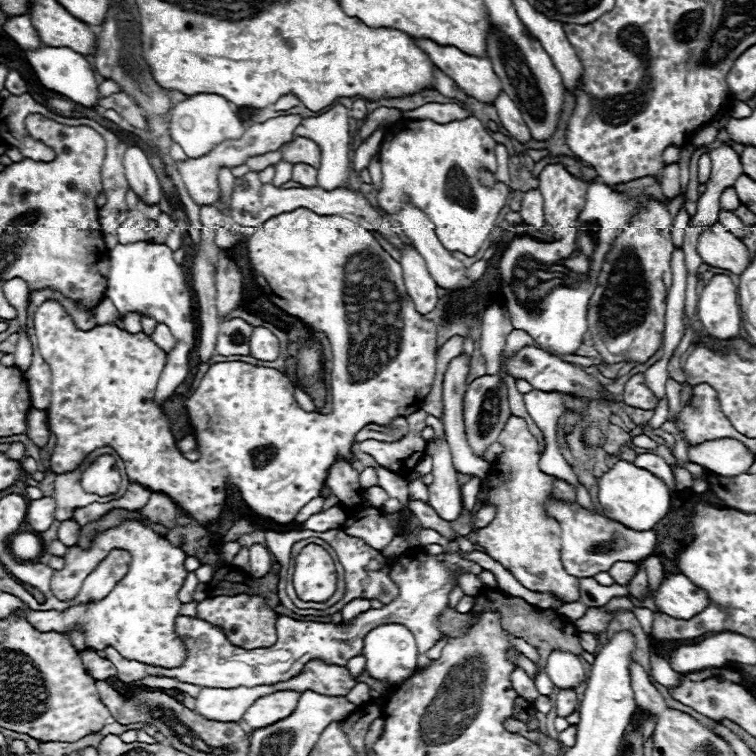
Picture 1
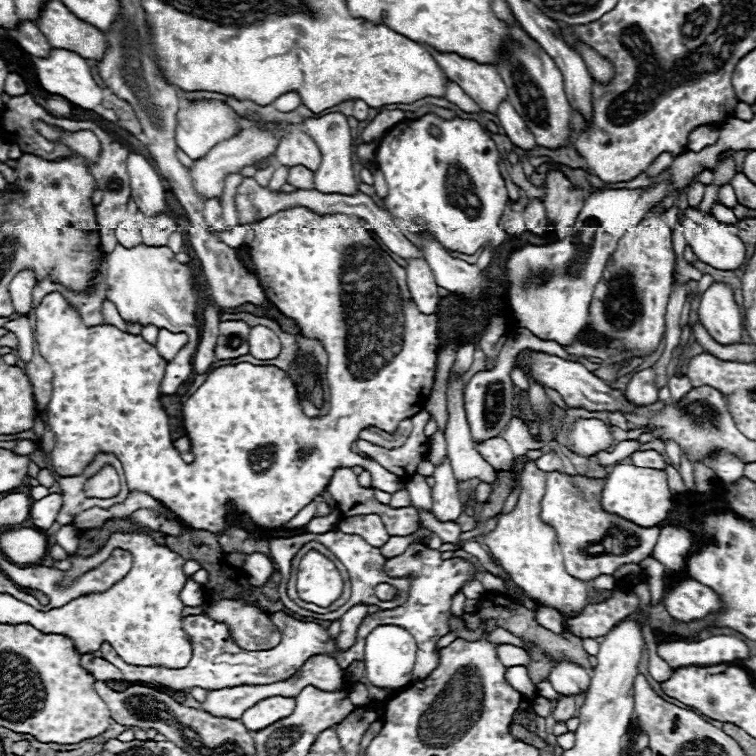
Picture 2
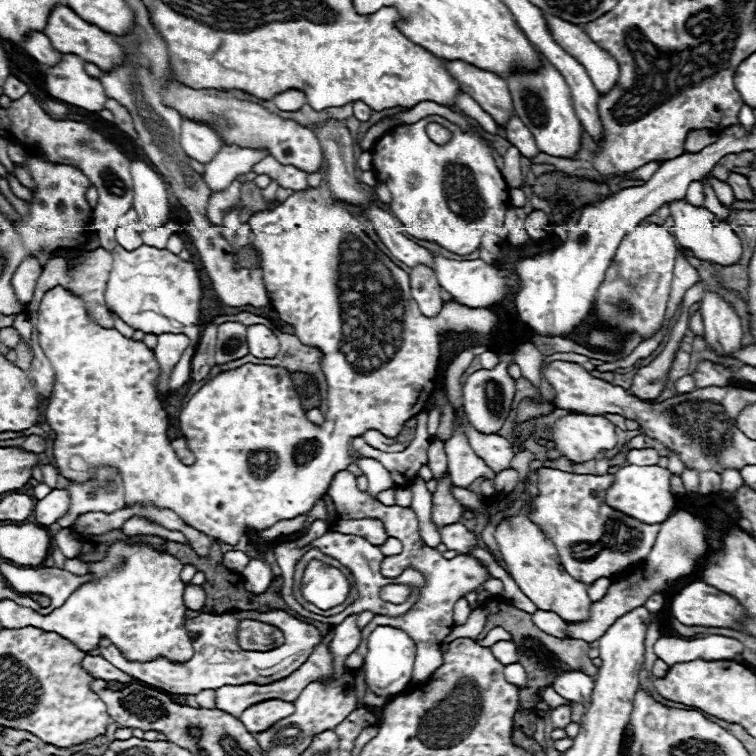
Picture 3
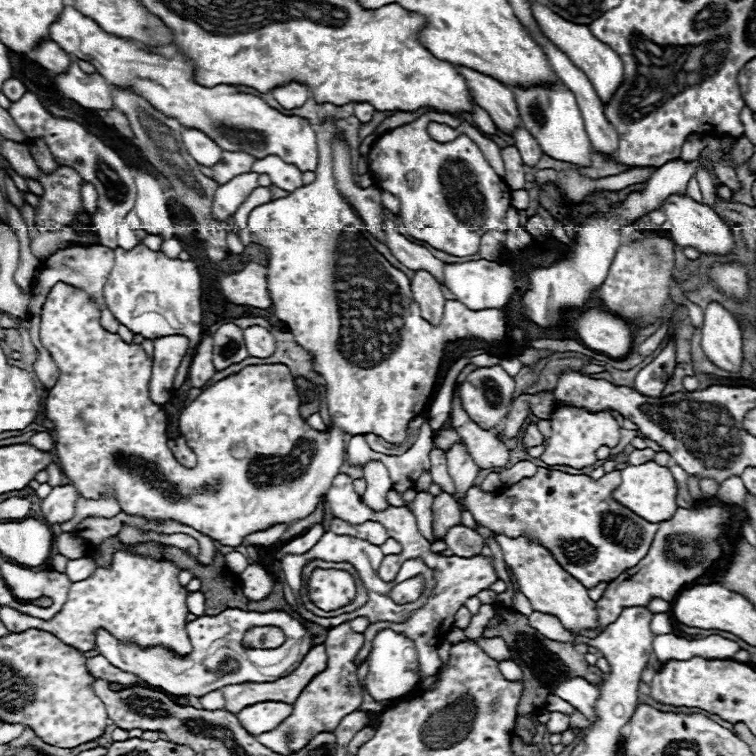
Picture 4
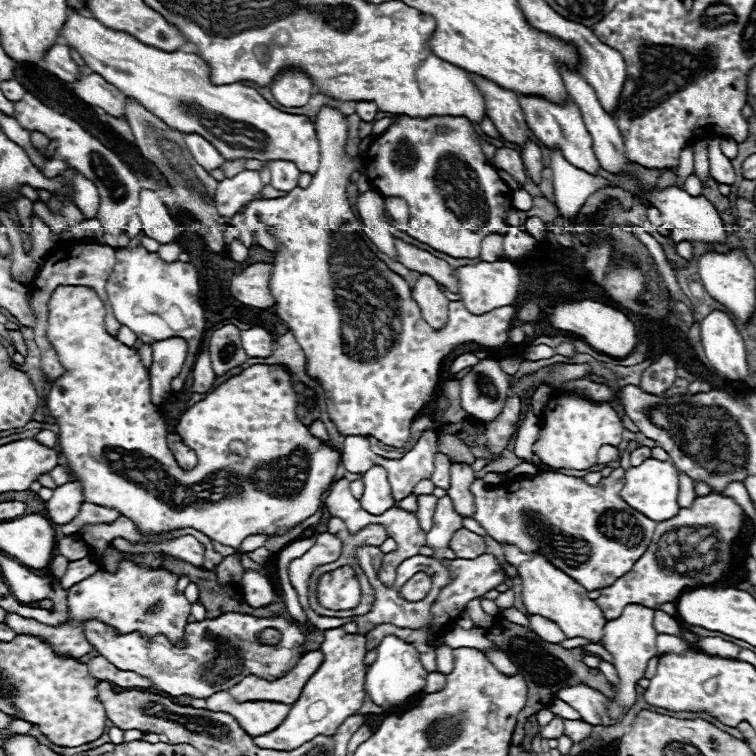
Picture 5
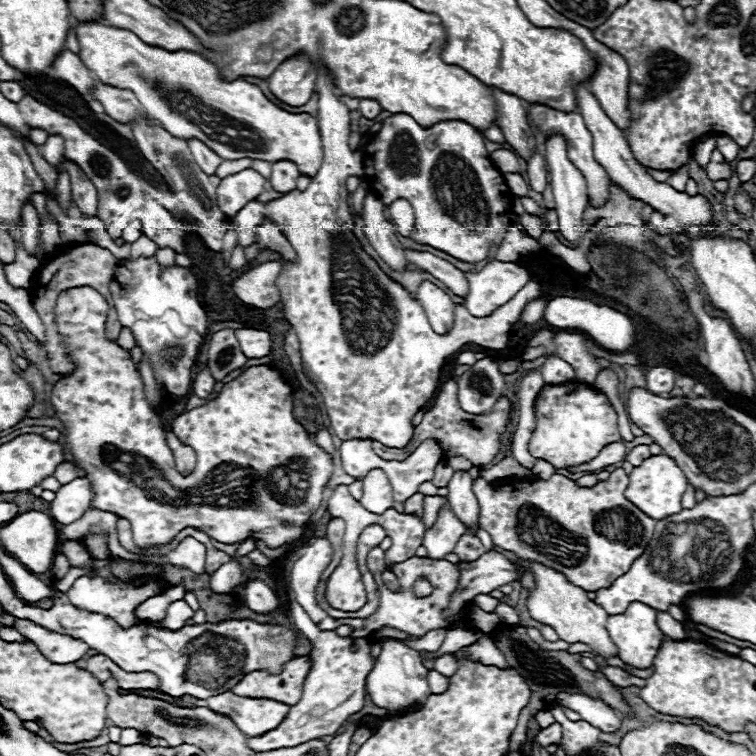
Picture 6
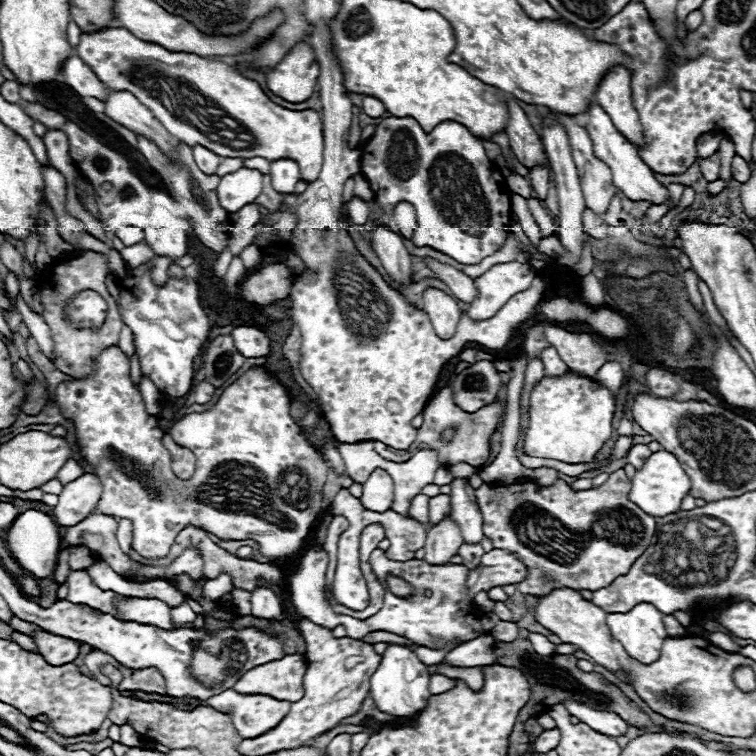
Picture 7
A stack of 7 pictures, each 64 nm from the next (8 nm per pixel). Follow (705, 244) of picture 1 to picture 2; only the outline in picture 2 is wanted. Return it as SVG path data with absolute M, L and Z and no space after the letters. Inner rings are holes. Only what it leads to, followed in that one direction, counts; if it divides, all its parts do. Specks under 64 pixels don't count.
M688 208L680 220L686 242L692 246L700 262L718 270L738 270L746 260L742 240L714 218L702 216L698 210Z

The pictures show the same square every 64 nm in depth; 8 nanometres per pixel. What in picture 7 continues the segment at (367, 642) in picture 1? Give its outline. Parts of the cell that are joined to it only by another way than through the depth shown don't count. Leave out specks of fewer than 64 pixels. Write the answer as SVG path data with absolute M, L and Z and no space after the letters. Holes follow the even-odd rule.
M388 644L386 652L382 654L380 666L370 676L370 692L368 694L374 700L378 710L392 714L396 718L412 718L414 714L424 710L424 706L428 704L428 698L432 696L428 690L428 684L430 684L428 666L418 660L416 652L412 652L406 646Z

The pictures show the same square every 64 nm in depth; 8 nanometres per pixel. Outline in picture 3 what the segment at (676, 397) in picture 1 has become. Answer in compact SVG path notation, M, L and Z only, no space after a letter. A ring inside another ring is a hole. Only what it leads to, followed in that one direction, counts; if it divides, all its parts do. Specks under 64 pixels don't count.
M682 376L674 382L674 388L676 388L676 394L686 394L686 392L692 392L696 388L696 384L694 384L692 376Z

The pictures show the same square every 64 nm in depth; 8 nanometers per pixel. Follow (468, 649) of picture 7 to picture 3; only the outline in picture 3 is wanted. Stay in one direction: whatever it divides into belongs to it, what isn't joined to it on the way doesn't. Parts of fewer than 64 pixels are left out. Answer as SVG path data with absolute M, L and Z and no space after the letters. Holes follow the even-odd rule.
M510 664L510 666L506 666L504 668L504 676L512 684L516 684L518 688L524 688L526 686L526 672L524 672L524 666L522 664Z

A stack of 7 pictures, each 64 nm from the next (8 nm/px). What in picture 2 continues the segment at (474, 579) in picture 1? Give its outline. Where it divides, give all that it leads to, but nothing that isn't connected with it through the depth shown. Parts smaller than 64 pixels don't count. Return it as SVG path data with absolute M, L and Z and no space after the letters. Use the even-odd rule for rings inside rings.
M470 580L468 584L464 584L464 596L466 598L480 598L484 594L484 586L478 580Z

